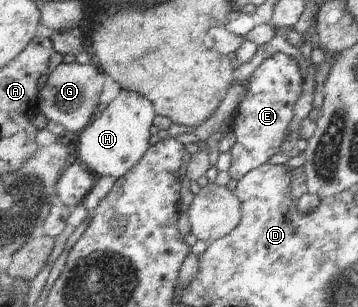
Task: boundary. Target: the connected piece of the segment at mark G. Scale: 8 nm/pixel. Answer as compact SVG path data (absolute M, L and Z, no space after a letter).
M62 62L48 75L38 96L37 111L47 120L55 121L64 128L65 135L76 137L93 122L99 106L99 98L105 86L104 73L97 72L93 66Z

